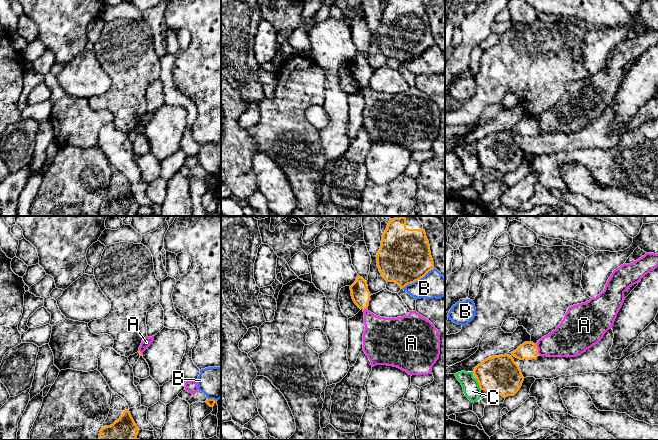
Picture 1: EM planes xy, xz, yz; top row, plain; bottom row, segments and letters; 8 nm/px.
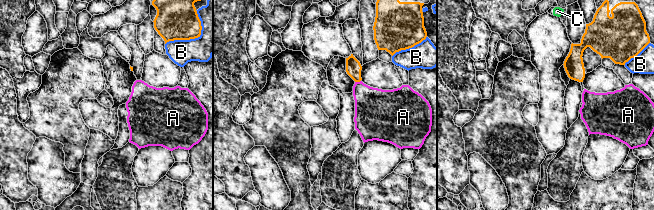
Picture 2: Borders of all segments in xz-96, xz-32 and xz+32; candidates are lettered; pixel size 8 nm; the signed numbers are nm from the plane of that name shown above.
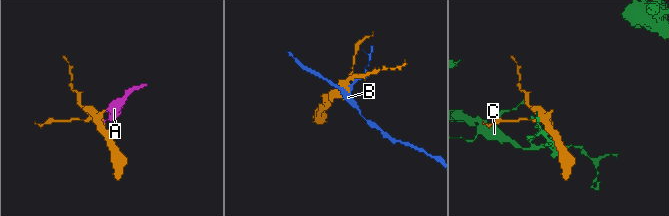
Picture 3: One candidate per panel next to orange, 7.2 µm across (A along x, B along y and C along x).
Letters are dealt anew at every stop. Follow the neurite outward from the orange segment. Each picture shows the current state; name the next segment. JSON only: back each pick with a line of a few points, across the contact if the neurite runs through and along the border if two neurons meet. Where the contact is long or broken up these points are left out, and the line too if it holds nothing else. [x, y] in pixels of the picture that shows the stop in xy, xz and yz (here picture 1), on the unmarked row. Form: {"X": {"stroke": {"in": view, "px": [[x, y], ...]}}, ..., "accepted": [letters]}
{"accepted": []}

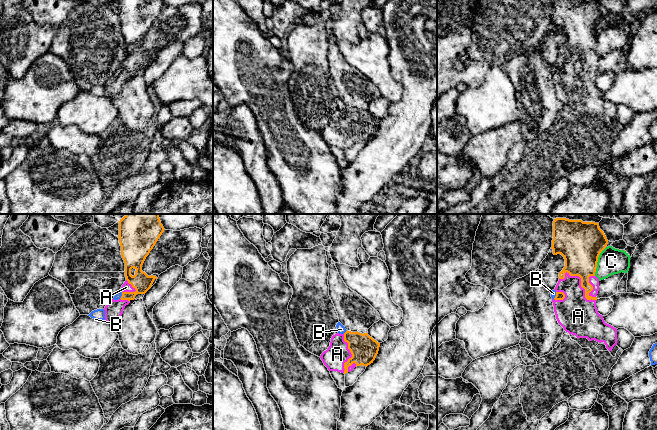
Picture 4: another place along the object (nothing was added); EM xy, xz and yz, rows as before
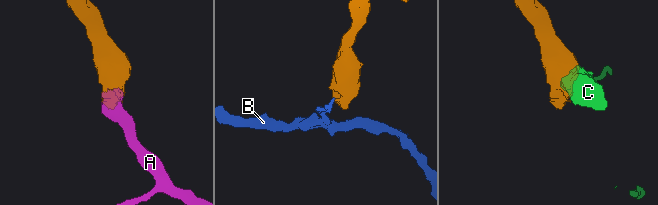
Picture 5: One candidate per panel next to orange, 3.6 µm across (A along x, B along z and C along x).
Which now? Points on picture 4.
{"A": {"stroke": {"in": "yz", "px": [[581, 26], [581, 57], [576, 66], [574, 87]]}}, "accepted": ["A"]}

